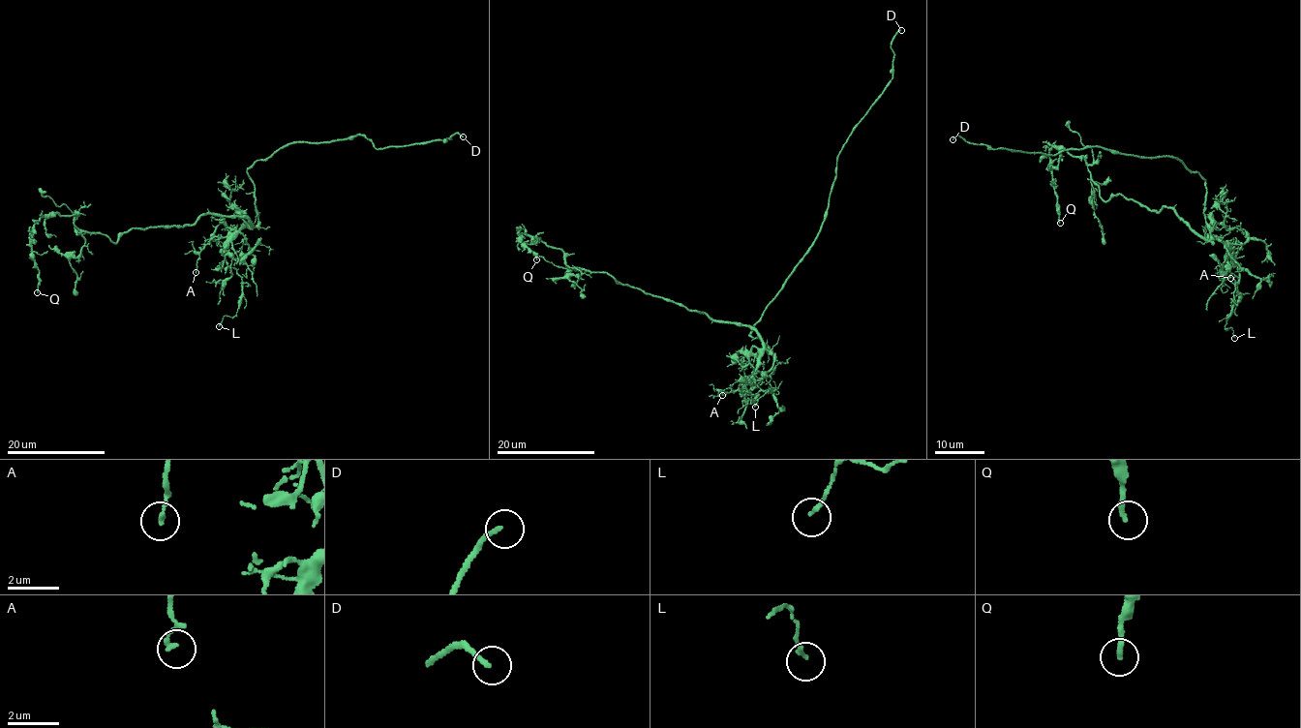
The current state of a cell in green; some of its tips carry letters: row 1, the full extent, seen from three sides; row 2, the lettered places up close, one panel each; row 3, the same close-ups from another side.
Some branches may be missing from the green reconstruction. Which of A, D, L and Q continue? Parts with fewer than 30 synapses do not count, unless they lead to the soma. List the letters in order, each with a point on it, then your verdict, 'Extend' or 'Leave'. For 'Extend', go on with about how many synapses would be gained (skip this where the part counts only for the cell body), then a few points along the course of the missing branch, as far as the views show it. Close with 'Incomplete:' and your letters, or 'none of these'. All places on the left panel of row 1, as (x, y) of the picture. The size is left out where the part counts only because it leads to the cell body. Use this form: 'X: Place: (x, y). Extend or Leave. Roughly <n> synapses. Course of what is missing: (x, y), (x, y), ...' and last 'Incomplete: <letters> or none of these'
A: Place: (196, 272). Leave
D: Place: (463, 136). Extend
L: Place: (219, 326). Leave
Q: Place: (37, 292). Leave
Incomplete: D

